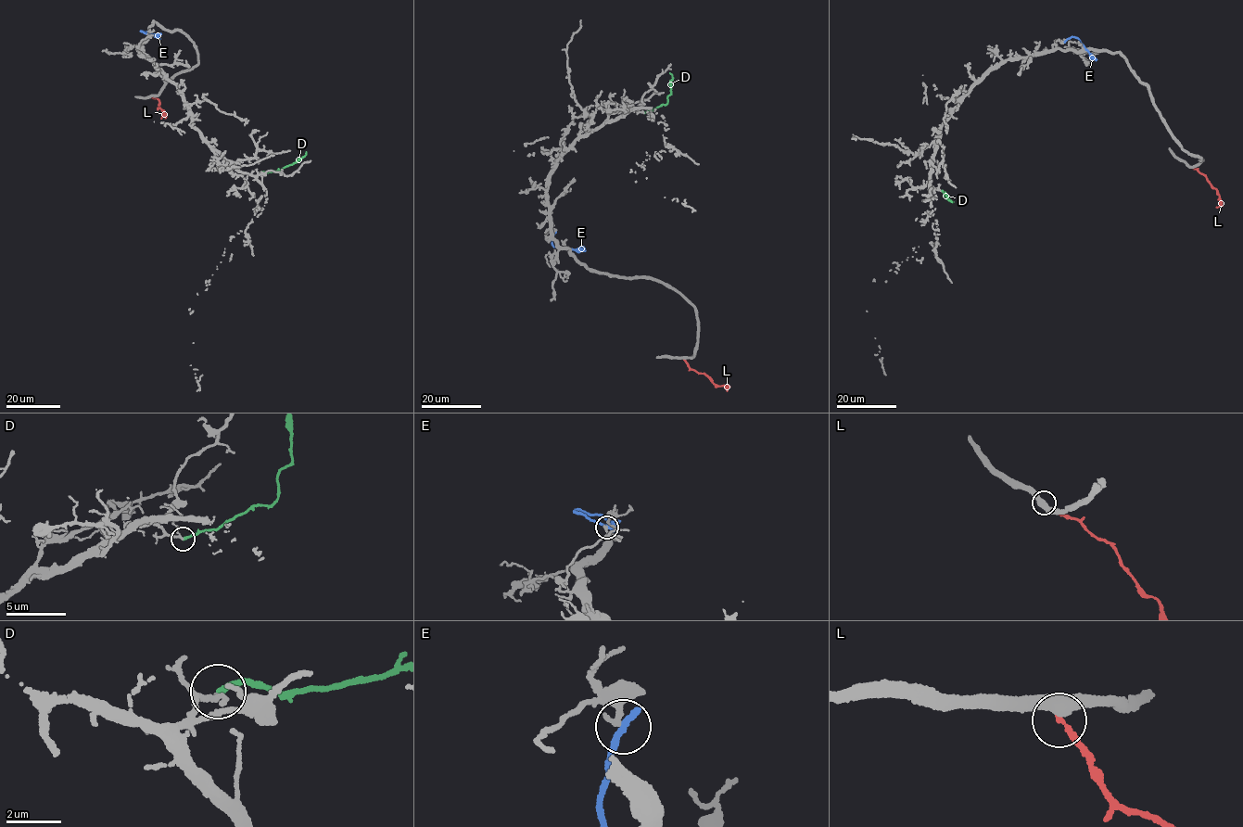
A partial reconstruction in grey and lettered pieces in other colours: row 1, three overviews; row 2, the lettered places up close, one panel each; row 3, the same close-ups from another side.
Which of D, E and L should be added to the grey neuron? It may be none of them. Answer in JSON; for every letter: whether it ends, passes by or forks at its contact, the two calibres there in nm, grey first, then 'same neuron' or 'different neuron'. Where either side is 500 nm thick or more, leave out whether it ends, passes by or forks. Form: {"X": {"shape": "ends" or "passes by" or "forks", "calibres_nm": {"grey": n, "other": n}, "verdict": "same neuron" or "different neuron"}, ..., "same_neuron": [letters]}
{"D": {"shape": "ends", "calibres_nm": {"grey": 140, "other": 200}, "verdict": "same neuron"}, "E": {"shape": "ends", "calibres_nm": {"grey": 200, "other": 280}, "verdict": "different neuron"}, "L": {"shape": "ends", "calibres_nm": {"grey": 440, "other": 180}, "verdict": "different neuron"}, "same_neuron": ["D"]}

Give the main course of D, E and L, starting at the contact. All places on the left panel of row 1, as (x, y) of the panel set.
D: (260, 171), (282, 169), (306, 152)
E: (147, 34), (141, 31), (160, 32)
L: (153, 95), (163, 111), (160, 118)

